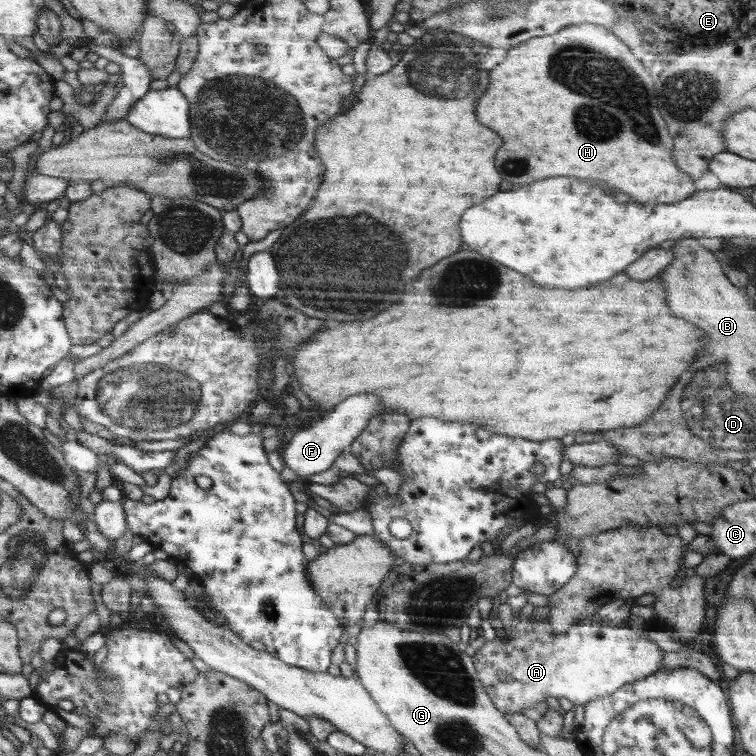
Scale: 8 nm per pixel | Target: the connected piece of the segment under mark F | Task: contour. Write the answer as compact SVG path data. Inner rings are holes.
M352 396L348 404L340 404L336 412L320 418L320 422L316 422L314 426L297 431L288 445L280 449L285 470L290 469L300 479L306 479L312 474L330 469L332 462L340 456L340 452L359 438L364 427L368 426L371 419L379 412L376 396Z

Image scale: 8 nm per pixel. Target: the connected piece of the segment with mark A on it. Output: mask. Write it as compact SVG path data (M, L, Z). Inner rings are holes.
M502 603L498 616L504 624L507 637L497 637L492 641L486 641L481 648L476 649L472 660L478 670L479 682L483 685L487 696L494 702L496 709L503 714L520 714L540 702L545 702L549 697L568 699L574 705L586 705L596 698L612 695L629 683L636 680L648 679L658 673L664 658L664 650L650 638L640 636L636 631L632 632L628 625L610 626L610 622L592 622L582 620L578 624L572 624L564 634L552 634L550 622L547 619L533 621L528 610L517 612L508 603Z

